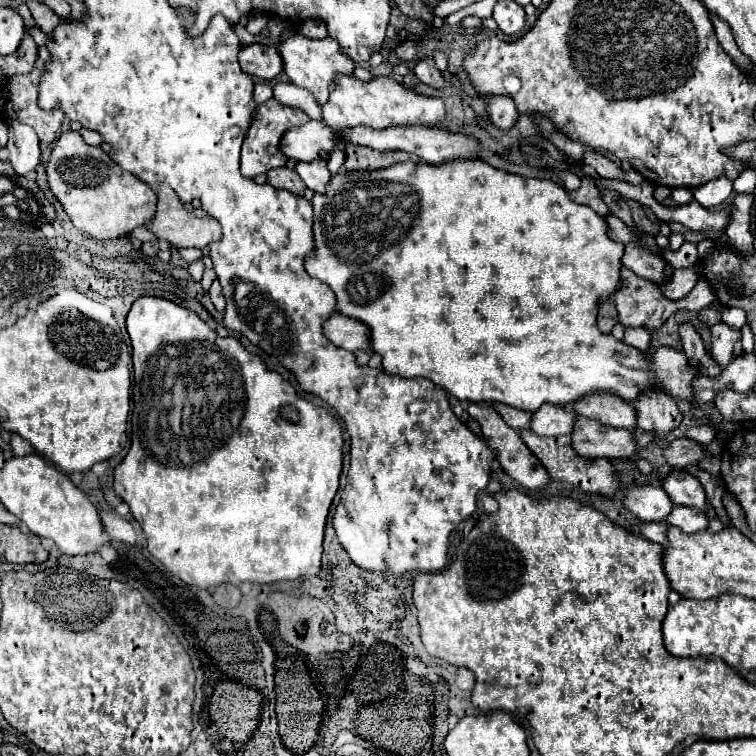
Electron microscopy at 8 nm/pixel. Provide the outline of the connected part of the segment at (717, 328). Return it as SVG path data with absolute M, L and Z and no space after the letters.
M719 322L711 328L713 334L713 344L711 344L711 356L713 360L725 368L733 360L733 346L741 338L739 332L729 328L725 322Z

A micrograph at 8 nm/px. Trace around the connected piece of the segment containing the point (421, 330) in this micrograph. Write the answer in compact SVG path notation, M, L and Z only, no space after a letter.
M455 158L443 160L443 164L427 164L419 162L399 162L379 170L341 170L331 176L325 194L315 194L313 200L313 250L305 258L305 270L309 276L315 276L329 284L329 288L337 296L337 312L343 316L355 318L369 328L371 350L381 356L383 372L401 376L401 378L429 378L435 386L443 388L457 400L469 402L501 402L521 410L539 410L541 404L549 402L555 406L573 404L575 400L591 394L591 392L613 392L623 400L635 400L639 392L645 388L663 388L671 396L679 400L693 402L691 396L691 380L699 374L693 368L681 350L659 348L649 356L649 364L645 362L645 354L637 348L627 346L615 338L601 338L601 330L597 328L597 308L599 302L609 298L615 288L619 288L619 270L623 244L613 242L607 236L607 224L601 216L597 216L589 206L571 202L563 188L553 184L551 180L537 178L521 178L515 174L507 174L489 166L483 160L473 158Z

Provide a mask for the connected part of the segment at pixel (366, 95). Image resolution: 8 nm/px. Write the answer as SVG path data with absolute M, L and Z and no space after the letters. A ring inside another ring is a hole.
M337 74L329 86L329 100L322 106L323 122L331 128L353 128L365 124L369 128L381 130L391 126L409 126L409 124L439 124L445 118L445 106L441 98L421 96L391 76L375 76L371 80L359 80L355 76ZM339 120L339 122L333 122Z

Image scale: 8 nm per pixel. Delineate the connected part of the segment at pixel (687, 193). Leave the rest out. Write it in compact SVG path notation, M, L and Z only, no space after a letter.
M673 188L673 200L677 202L677 204L689 204L691 200L693 200L693 190L691 188Z

